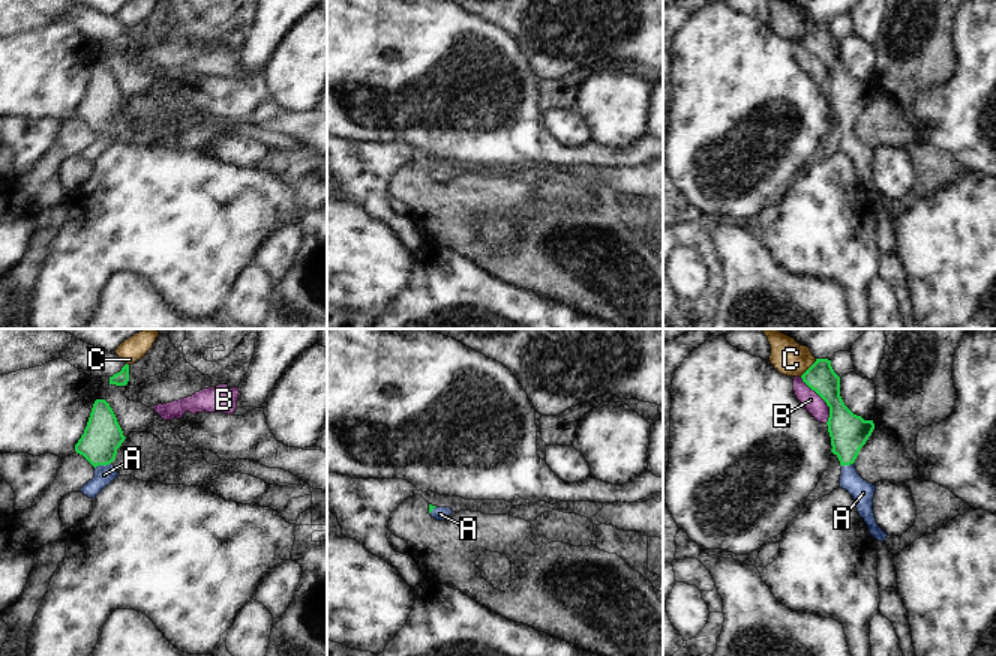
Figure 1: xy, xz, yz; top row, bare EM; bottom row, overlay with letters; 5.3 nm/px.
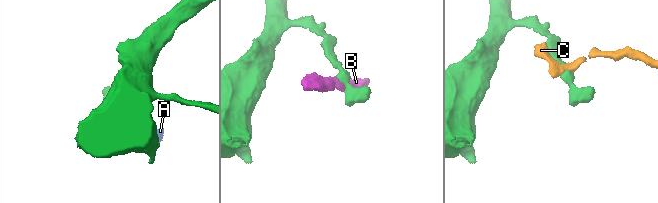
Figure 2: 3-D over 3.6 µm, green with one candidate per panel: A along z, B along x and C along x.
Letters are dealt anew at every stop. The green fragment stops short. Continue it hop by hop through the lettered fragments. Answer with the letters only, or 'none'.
A

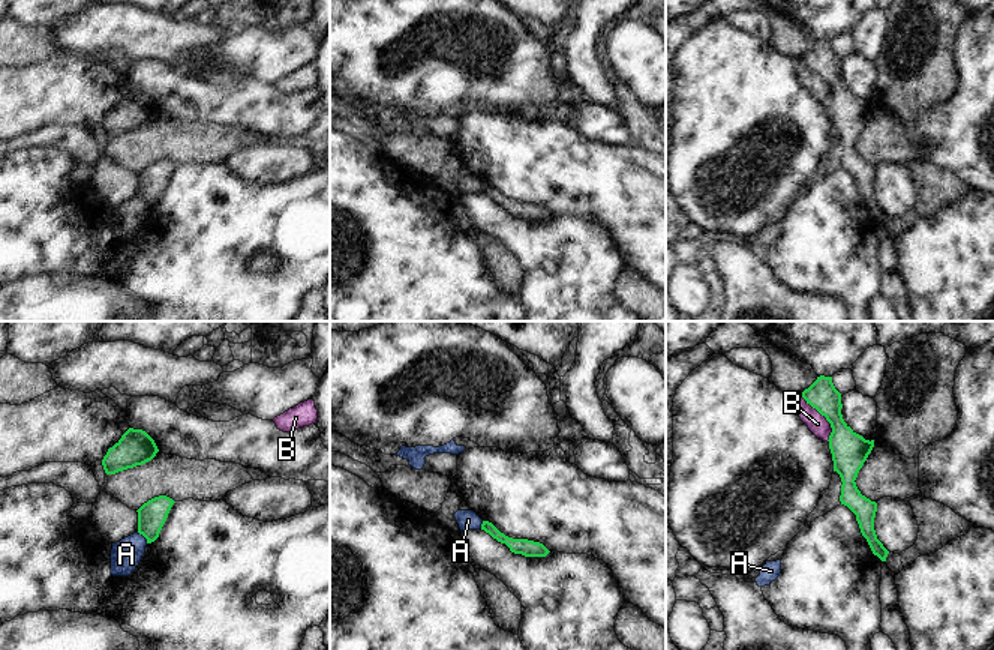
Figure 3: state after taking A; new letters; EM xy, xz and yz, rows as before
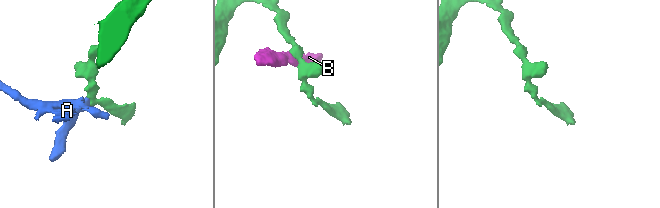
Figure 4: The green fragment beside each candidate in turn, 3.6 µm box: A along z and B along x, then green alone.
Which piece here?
none

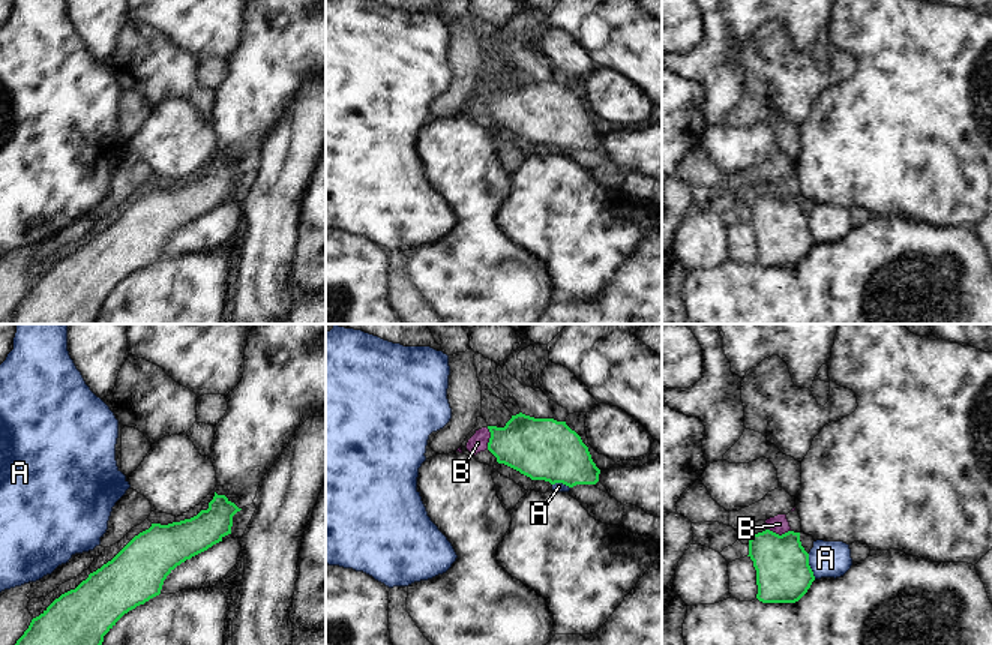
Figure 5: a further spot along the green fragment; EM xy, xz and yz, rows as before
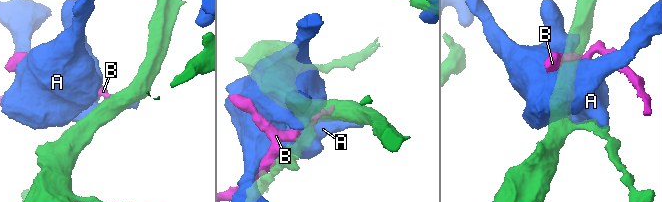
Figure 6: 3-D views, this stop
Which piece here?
B

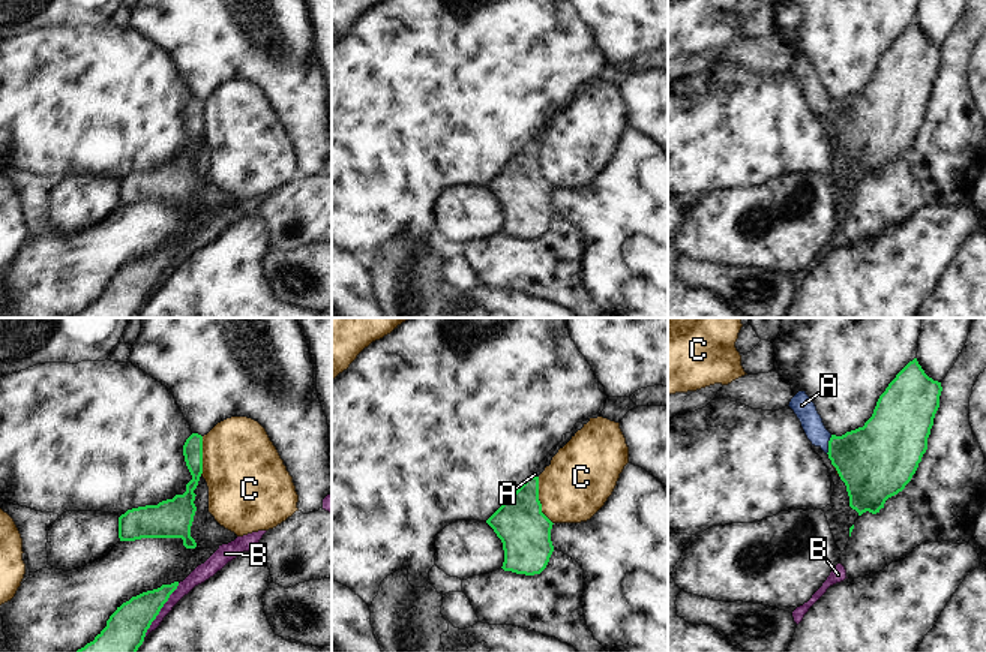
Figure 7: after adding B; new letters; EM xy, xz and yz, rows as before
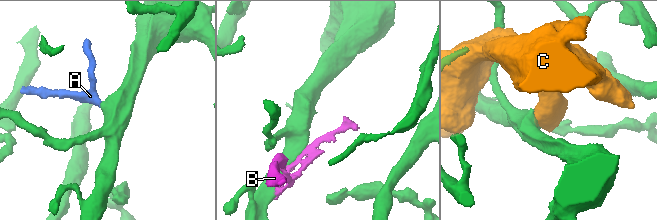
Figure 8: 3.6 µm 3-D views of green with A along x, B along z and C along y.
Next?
A

